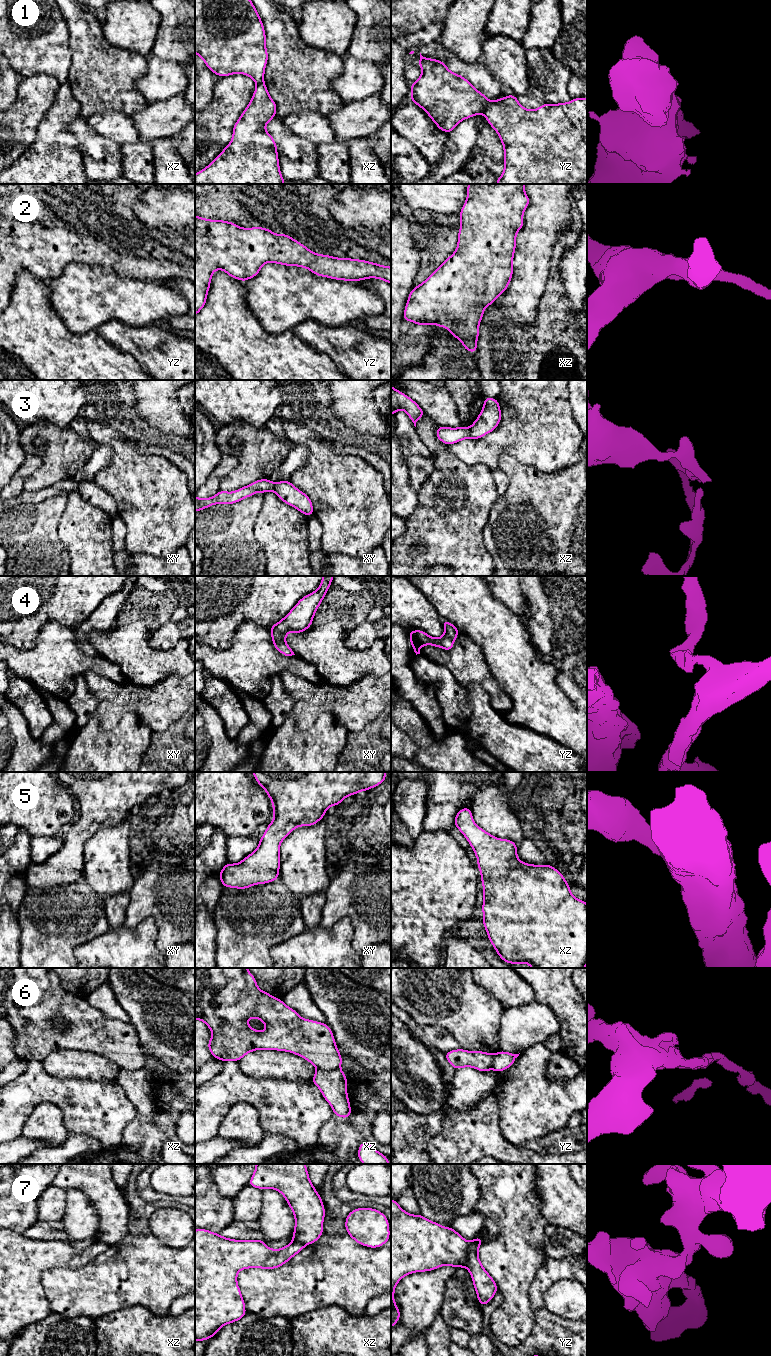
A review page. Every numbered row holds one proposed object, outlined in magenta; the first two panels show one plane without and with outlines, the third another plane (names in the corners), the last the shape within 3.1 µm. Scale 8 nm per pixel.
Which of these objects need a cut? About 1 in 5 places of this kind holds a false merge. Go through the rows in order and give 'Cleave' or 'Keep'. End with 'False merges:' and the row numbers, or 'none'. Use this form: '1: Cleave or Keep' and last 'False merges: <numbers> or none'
1: Cleave
2: Keep
3: Cleave
4: Keep
5: Keep
6: Cleave
7: Cleave
False merges: 1, 3, 6, 7

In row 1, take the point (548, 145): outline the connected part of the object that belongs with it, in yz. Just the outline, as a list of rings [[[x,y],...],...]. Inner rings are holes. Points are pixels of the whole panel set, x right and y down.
[[[513,94],[489,101],[484,112],[491,127],[498,133],[504,148],[504,171],[497,178],[496,184],[587,184],[587,98],[573,98],[568,103],[543,104],[535,110],[528,110],[521,106]]]

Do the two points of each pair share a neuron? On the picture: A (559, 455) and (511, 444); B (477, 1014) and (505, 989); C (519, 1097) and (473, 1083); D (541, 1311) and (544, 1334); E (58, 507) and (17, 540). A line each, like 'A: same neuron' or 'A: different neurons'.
A: same neuron
B: different neurons
C: different neurons
D: same neuron
E: same neuron

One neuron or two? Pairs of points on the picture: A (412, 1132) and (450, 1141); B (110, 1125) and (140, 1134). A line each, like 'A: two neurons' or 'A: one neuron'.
A: two neurons
B: two neurons

